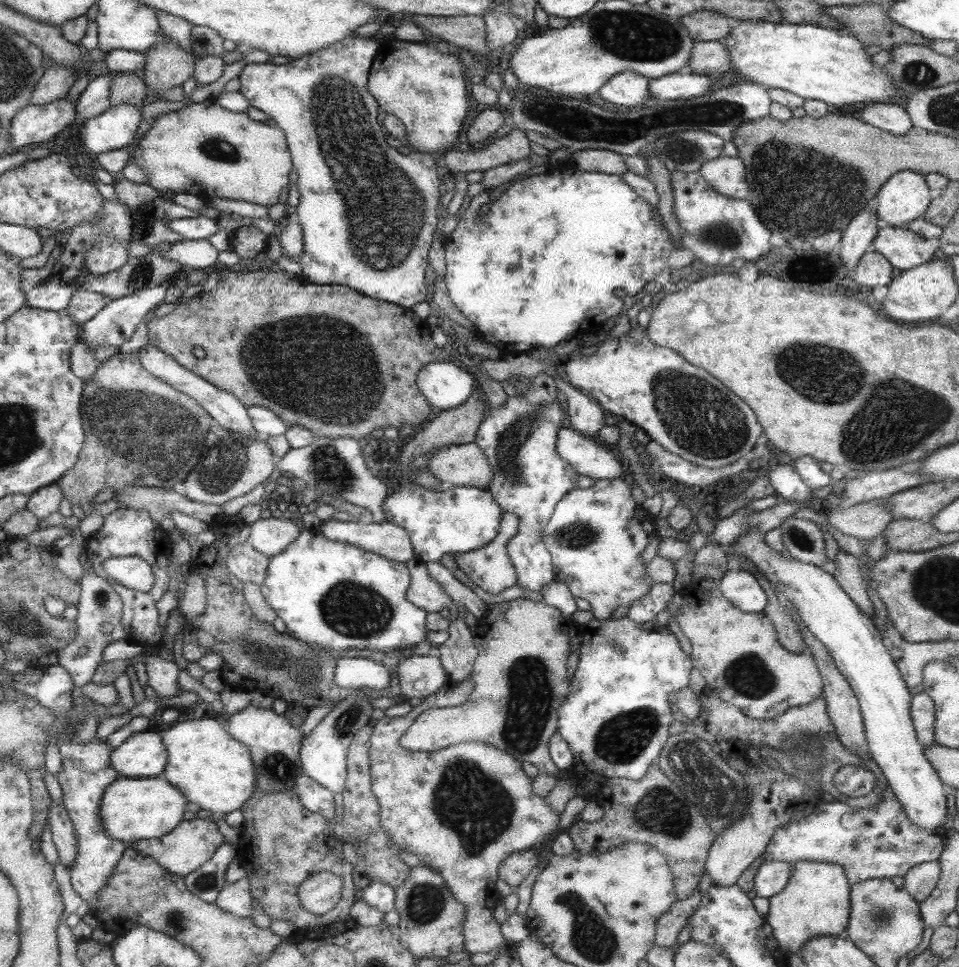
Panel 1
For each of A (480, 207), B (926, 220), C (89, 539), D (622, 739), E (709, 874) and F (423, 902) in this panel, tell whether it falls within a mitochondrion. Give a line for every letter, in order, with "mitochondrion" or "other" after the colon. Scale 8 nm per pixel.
A: other
B: other
C: other
D: mitochondrion
E: other
F: mitochondrion

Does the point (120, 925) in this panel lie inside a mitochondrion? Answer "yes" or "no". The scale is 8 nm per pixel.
no

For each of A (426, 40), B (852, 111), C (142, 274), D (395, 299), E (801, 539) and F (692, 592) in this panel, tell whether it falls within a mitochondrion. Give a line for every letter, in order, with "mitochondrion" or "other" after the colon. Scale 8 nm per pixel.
A: other
B: other
C: mitochondrion
D: other
E: mitochondrion
F: other

